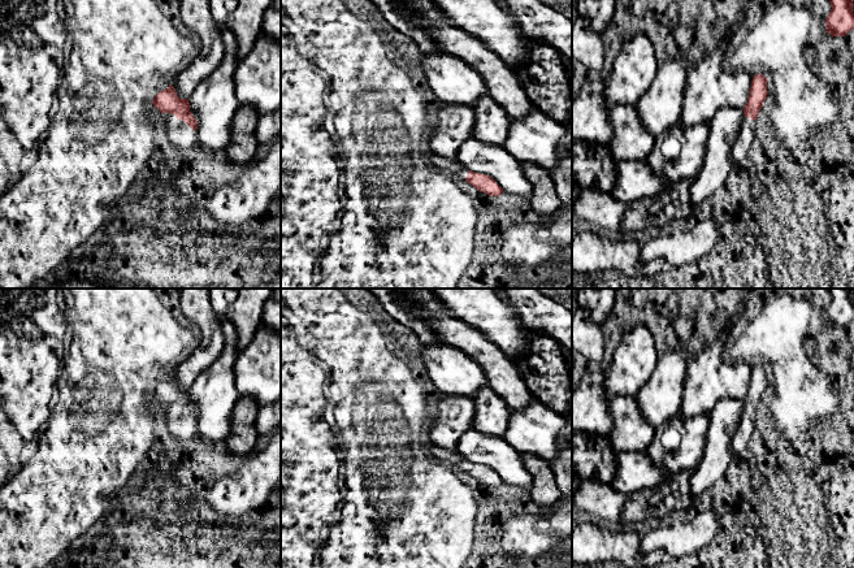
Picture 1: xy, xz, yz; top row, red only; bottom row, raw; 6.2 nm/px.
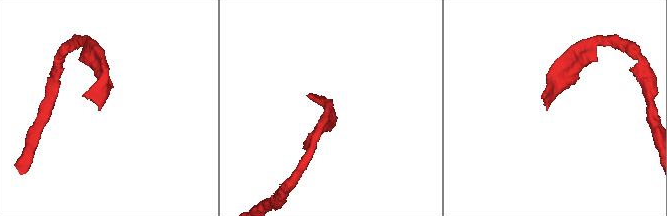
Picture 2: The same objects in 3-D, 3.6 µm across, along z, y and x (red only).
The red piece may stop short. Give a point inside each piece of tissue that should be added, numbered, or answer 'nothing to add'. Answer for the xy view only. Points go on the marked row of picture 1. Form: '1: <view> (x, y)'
1: xy (181, 135)

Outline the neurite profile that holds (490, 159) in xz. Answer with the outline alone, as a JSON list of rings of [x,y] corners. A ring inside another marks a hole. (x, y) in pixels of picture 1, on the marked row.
[[[468,138],[458,148],[458,161],[474,173],[491,177],[503,192],[530,199],[533,185],[524,175],[521,162],[503,146]]]

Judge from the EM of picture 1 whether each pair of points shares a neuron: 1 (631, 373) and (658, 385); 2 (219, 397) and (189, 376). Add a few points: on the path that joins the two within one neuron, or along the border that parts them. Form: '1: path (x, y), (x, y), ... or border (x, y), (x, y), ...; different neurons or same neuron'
1: border (659, 355), (649, 380), (634, 395); different neurons
2: border (215, 358), (187, 389); different neurons

